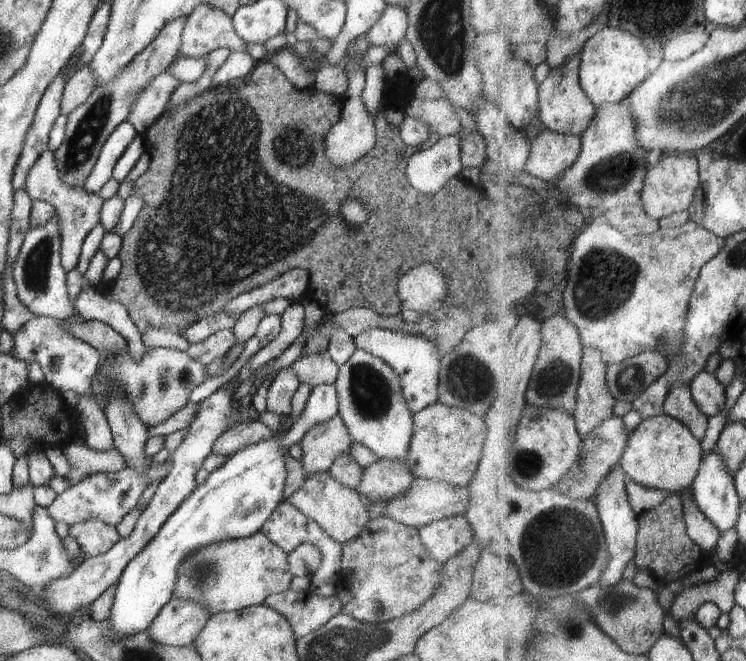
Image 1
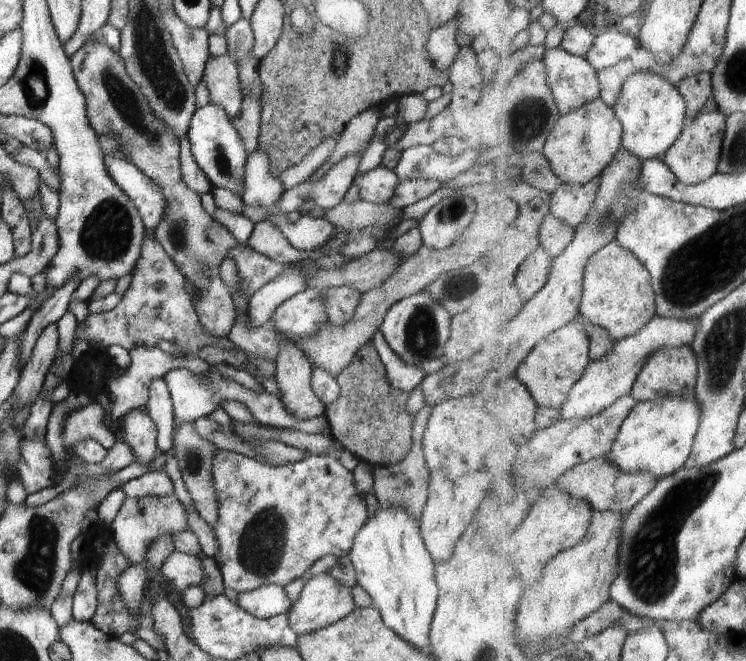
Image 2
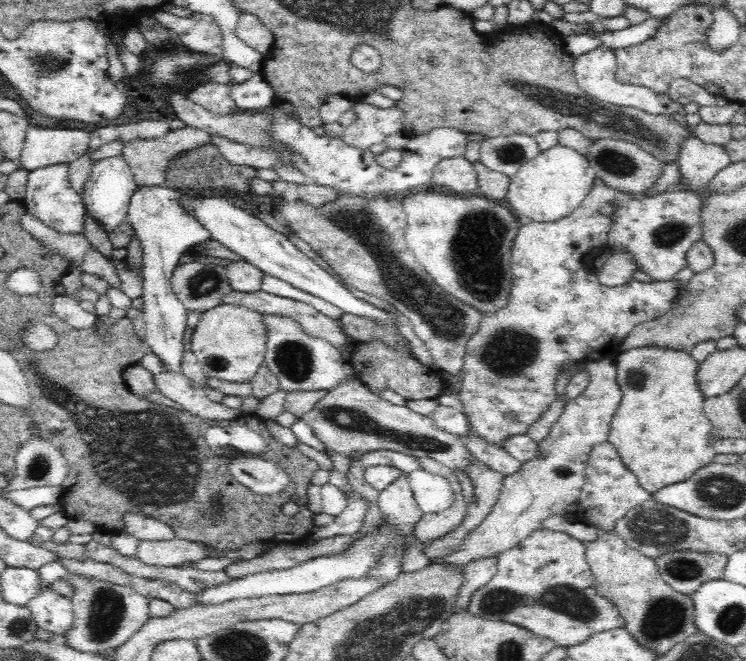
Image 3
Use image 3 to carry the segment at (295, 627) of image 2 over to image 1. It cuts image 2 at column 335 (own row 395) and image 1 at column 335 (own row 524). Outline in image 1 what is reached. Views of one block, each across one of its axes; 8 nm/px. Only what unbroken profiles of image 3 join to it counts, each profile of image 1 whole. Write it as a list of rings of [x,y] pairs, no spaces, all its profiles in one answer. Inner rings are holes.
[[[327,470],[306,475],[301,487],[286,500],[341,546],[356,538],[369,521],[359,492],[340,484]]]

